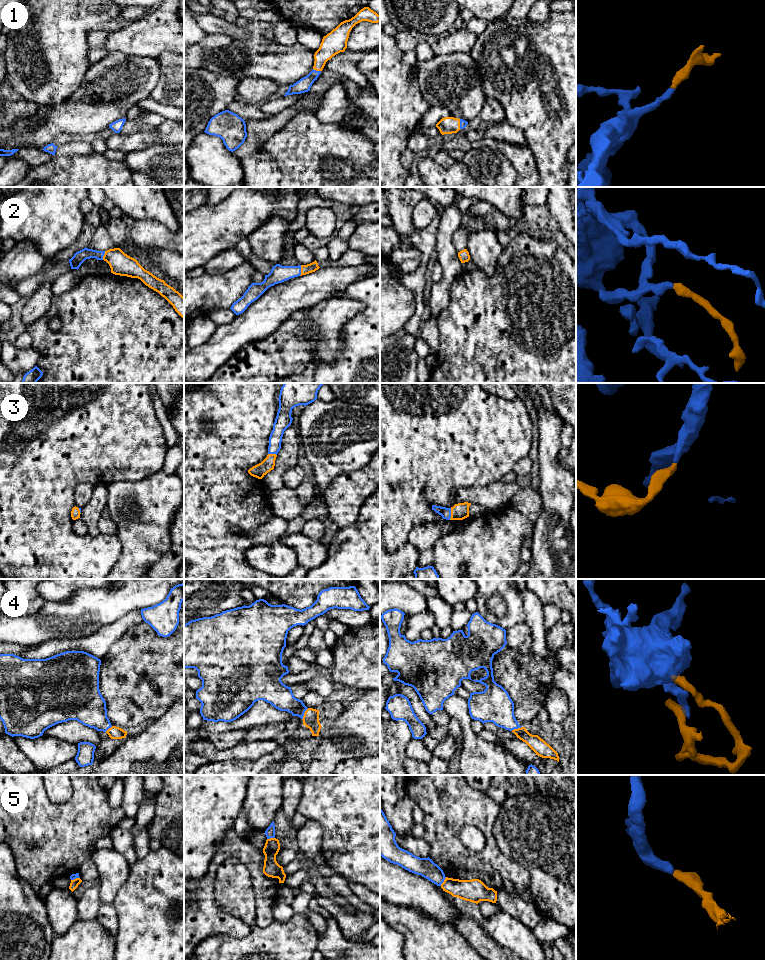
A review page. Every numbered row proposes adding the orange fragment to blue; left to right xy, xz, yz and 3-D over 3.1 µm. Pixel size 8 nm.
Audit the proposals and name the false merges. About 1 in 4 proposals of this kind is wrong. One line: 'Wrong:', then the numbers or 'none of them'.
Wrong: 5

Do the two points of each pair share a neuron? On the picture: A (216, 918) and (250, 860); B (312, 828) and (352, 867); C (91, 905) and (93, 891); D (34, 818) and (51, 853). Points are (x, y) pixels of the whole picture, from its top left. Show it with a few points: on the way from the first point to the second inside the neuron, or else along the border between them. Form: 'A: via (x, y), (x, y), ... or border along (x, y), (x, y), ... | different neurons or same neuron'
A: via (207, 896), (207, 880), (212, 867), (228, 853) | same neuron
B: border along (307, 818), (314, 819), (321, 825), (321, 850) | different neurons
C: via (91, 902), (91, 894) | same neuron
D: via (35, 827), (51, 844) | same neuron

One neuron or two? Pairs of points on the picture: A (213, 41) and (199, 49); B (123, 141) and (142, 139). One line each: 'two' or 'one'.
A: one
B: one

